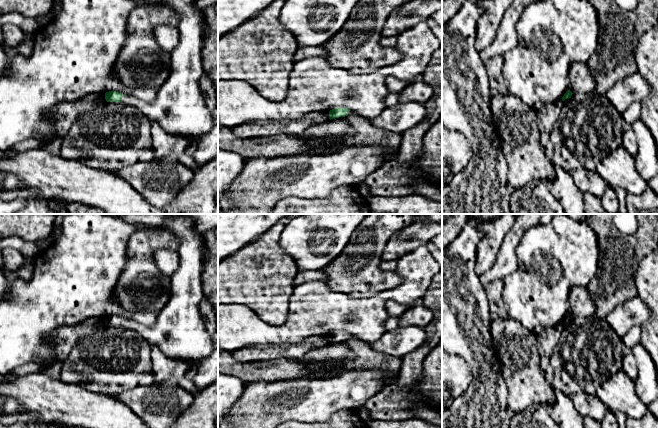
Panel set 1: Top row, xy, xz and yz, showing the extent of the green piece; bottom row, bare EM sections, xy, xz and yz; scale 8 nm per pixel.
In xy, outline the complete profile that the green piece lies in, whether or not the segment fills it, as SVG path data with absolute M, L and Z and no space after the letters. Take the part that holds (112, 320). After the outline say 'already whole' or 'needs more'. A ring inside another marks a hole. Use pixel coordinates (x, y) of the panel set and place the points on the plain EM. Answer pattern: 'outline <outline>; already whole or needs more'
outline M174 215L165 218L166 230L179 239L179 267L171 277L169 299L160 310L156 322L152 326L126 320L117 315L105 317L107 326L123 326L136 331L150 344L154 344L168 357L185 360L191 364L188 375L198 368L214 350L211 335L206 331L204 320L199 311L199 304L205 298L202 284L204 269L203 234L199 233L188 215Z; needs more

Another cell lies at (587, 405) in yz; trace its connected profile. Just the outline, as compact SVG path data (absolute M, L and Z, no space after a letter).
M579 391L570 396L575 408L583 416L601 421L609 408L596 396Z

